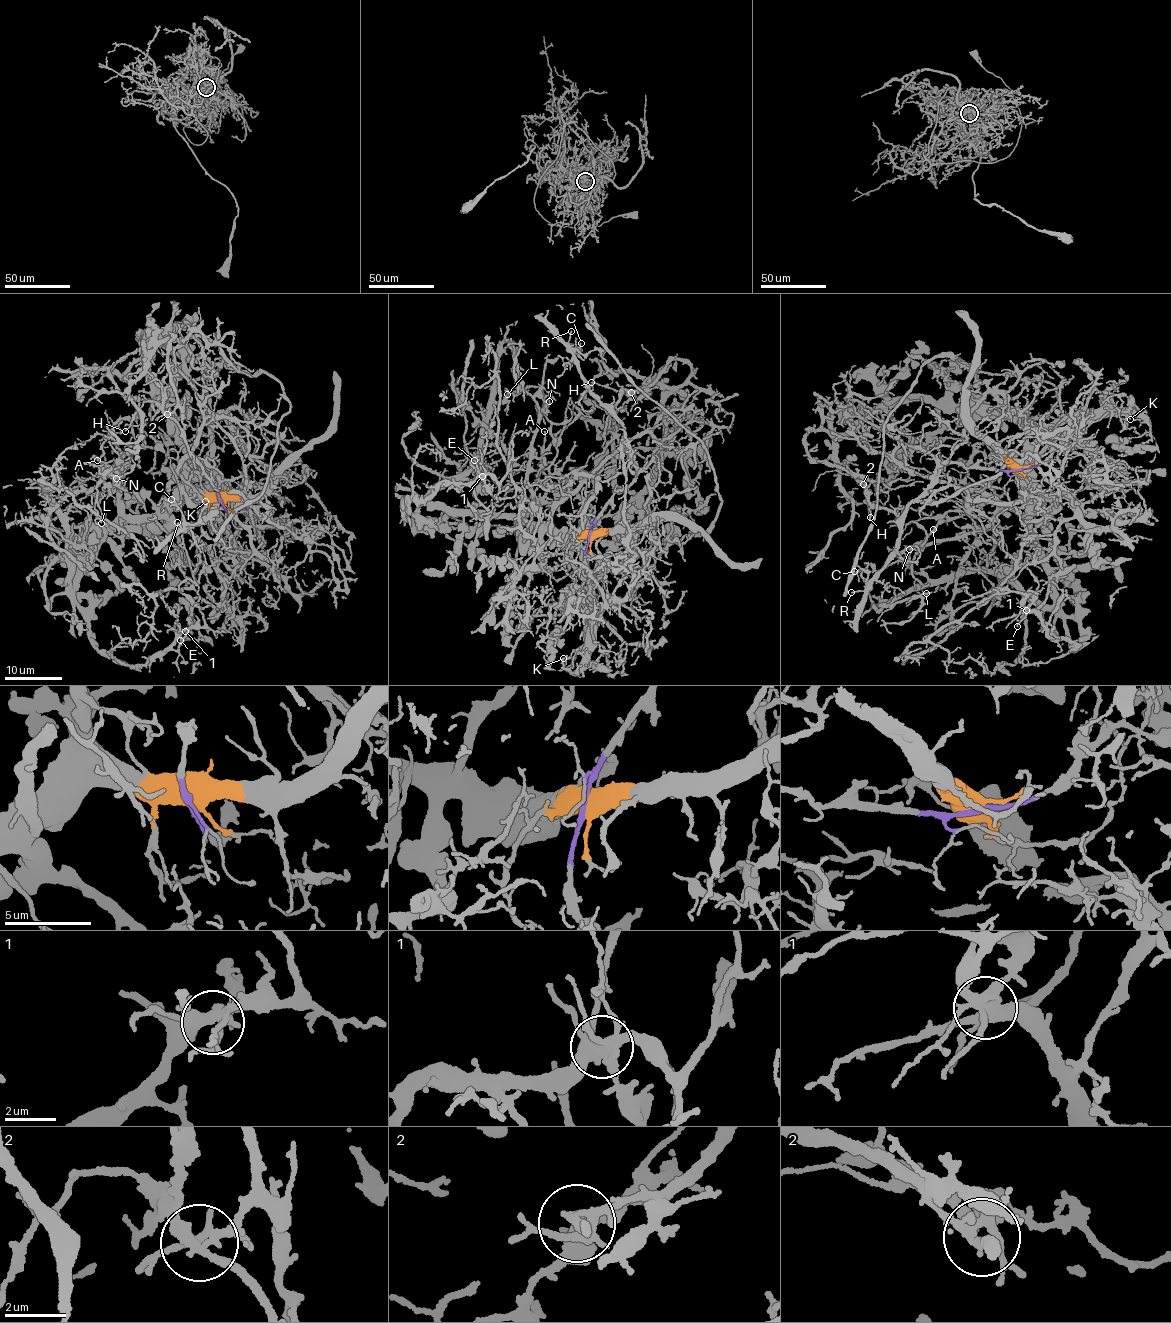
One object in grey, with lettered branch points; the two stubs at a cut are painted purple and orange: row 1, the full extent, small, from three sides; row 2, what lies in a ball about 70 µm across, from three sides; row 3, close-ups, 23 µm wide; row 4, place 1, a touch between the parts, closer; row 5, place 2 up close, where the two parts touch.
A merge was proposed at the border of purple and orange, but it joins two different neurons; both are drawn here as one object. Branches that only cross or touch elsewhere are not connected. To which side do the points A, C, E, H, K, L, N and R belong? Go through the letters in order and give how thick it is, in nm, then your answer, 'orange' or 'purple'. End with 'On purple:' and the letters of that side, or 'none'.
A: 130 nm | orange
C: 120 nm | purple
E: 140 nm | orange
H: 120 nm | purple
K: 130 nm | orange
L: 140 nm | orange
N: 90 nm | orange
R: 120 nm | purple
On purple: C, H, R

